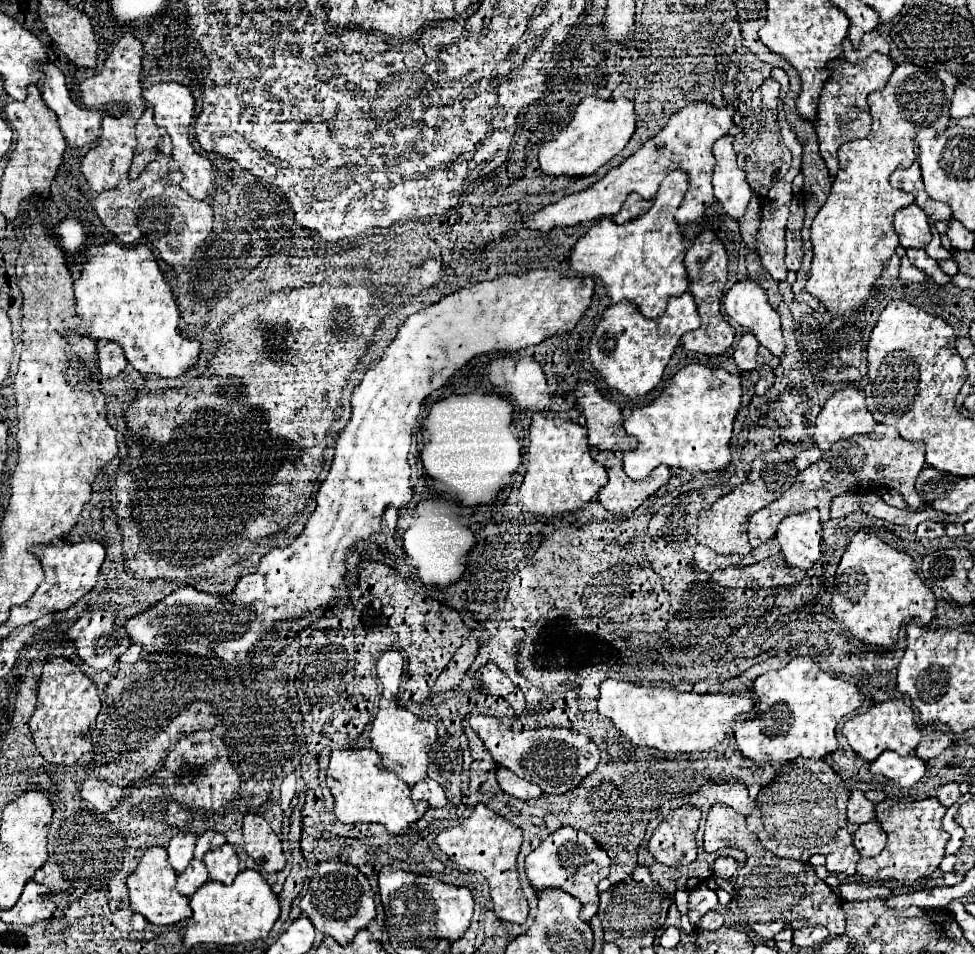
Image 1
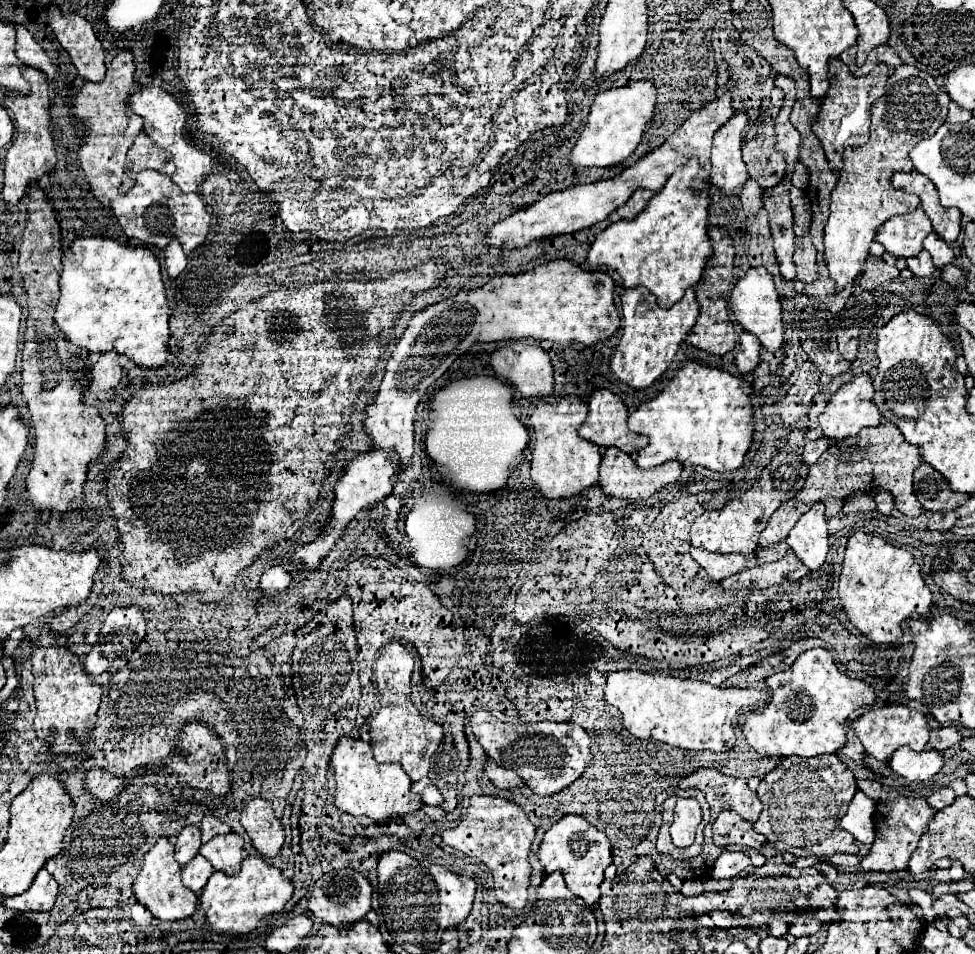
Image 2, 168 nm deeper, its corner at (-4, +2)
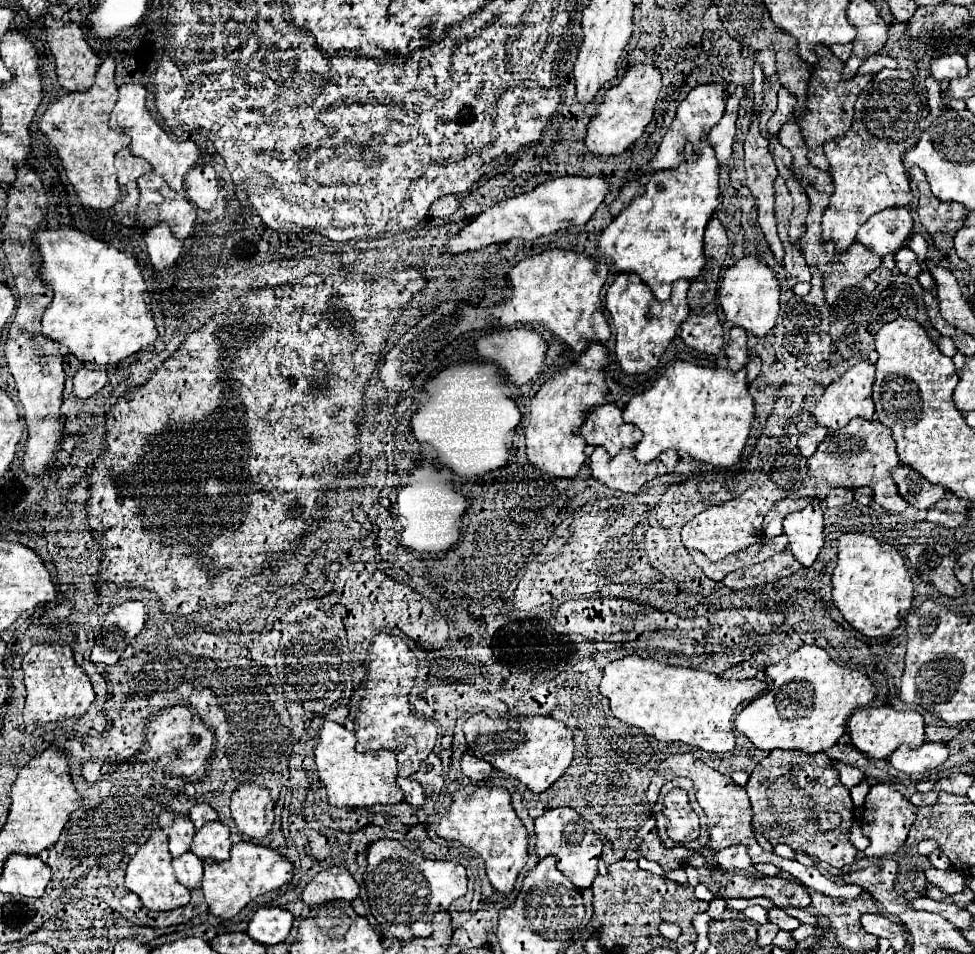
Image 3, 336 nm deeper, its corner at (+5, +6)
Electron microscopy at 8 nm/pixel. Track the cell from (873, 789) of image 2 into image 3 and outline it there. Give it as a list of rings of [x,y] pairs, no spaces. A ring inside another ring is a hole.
[[[835,762],[835,768],[839,770],[839,776],[841,776],[841,782],[843,786],[847,788],[853,788],[857,784],[861,784],[865,780],[865,774],[859,770],[859,768],[853,768],[853,766],[847,766],[843,762]]]

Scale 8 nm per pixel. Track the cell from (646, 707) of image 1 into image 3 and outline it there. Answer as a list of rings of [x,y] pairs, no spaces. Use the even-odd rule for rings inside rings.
[[[625,658],[606,663],[603,668],[603,682],[599,684],[599,694],[605,694],[605,698],[610,700],[615,718],[619,718],[619,722],[642,729],[646,734],[661,742],[683,742],[707,752],[727,752],[735,746],[733,718],[735,718],[737,706],[745,700],[755,700],[767,688],[767,684],[757,678],[725,680],[709,672],[691,670],[683,666],[667,666],[667,664],[651,662],[651,660],[637,662],[641,664],[641,670],[629,670],[631,678],[623,678],[623,668],[627,664],[633,666],[633,662],[627,662]]]

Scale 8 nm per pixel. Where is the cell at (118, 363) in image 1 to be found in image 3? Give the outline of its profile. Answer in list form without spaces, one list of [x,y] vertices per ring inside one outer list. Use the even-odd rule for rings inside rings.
[[[81,368],[81,370],[77,370],[77,374],[73,378],[73,390],[83,400],[97,394],[105,384],[107,384],[107,372],[105,370]]]

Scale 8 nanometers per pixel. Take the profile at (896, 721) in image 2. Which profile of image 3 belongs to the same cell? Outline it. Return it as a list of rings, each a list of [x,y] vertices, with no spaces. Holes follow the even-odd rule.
[[[891,706],[879,708],[861,708],[849,716],[847,730],[851,734],[851,742],[857,750],[865,752],[869,758],[889,758],[893,750],[901,744],[909,748],[919,748],[925,742],[925,722],[919,712],[913,710],[895,710]]]

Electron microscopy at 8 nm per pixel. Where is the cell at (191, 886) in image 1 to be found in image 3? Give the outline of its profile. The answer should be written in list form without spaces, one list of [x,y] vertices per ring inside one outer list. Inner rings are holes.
[[[185,852],[183,856],[173,860],[173,870],[175,870],[175,878],[187,886],[189,890],[197,888],[203,876],[203,860],[197,858],[193,852]]]

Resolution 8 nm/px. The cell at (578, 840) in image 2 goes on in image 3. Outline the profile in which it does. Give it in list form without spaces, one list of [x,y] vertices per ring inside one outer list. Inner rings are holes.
[[[567,806],[551,808],[535,820],[535,836],[537,836],[535,850],[537,850],[539,858],[555,856],[557,868],[565,876],[569,876],[571,882],[579,890],[585,890],[591,886],[593,878],[597,876],[597,860],[601,858],[601,850],[603,850],[603,842],[599,840],[591,822],[587,822],[579,812],[575,812]]]

